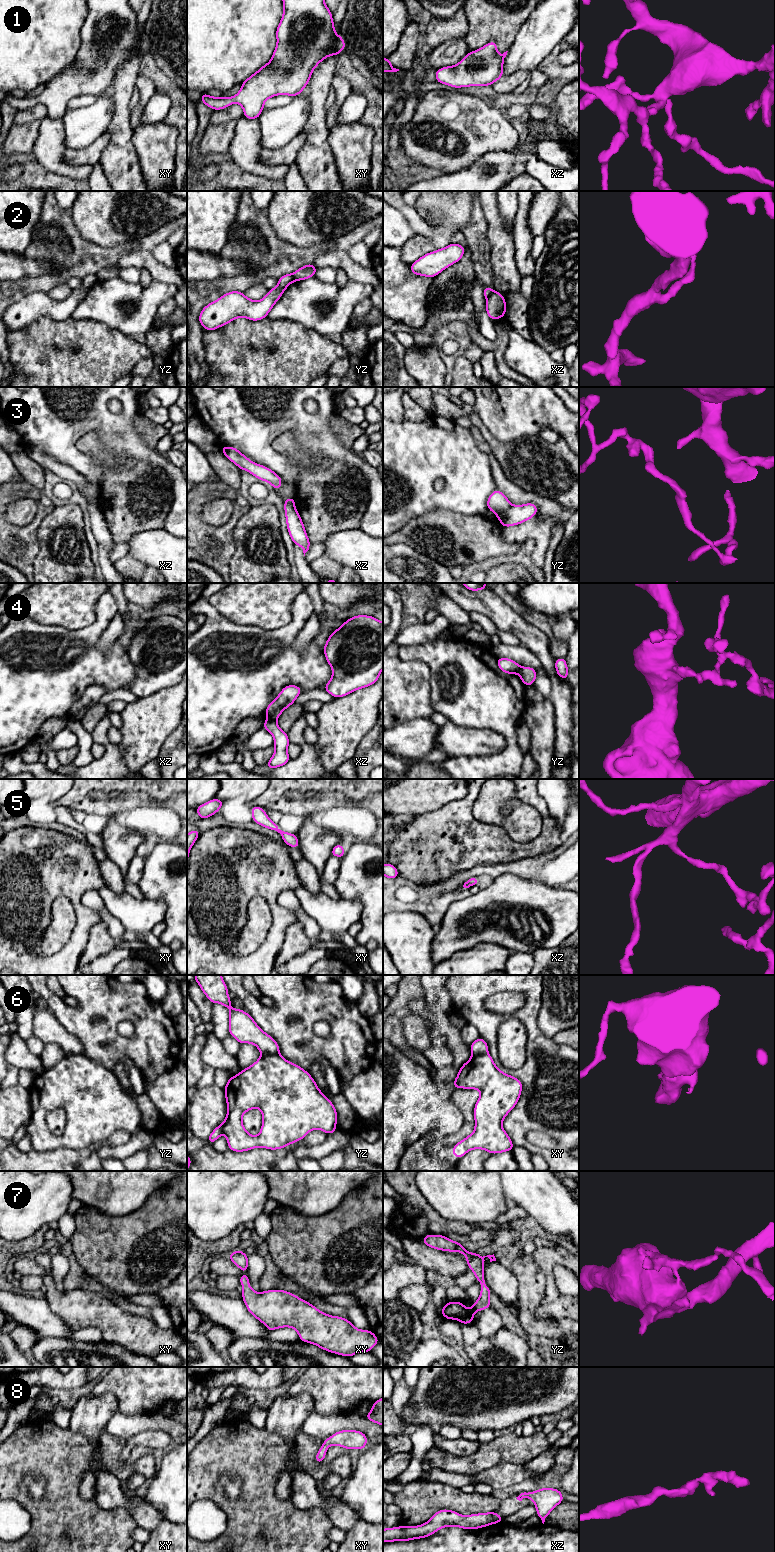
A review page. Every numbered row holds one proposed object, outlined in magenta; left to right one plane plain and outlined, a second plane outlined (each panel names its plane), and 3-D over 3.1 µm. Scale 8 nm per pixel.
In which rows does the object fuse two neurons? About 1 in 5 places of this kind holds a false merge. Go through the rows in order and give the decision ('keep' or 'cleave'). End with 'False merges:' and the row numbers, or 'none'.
1: keep
2: cleave
3: cleave
4: cleave
5: keep
6: cleave
7: keep
8: keep
False merges: 2, 3, 4, 6

